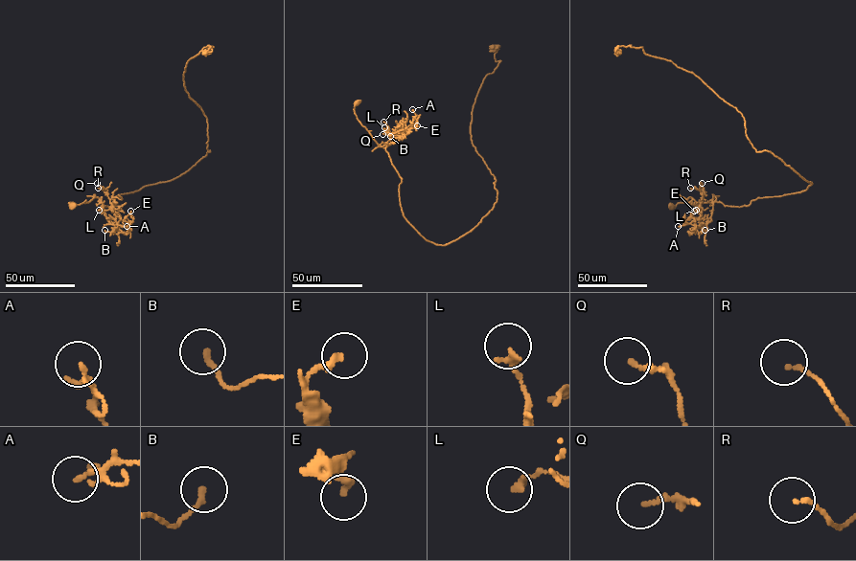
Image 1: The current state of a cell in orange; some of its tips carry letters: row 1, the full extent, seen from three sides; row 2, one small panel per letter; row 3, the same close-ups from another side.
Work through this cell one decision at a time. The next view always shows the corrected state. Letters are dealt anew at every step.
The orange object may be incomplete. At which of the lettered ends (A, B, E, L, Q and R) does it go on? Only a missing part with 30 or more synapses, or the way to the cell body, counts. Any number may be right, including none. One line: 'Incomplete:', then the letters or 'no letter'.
Incomplete: no letter

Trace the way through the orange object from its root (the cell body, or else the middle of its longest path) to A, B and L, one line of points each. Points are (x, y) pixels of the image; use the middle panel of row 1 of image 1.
A: (357, 102), (354, 109), (357, 120), (383, 147), (397, 142), (404, 131), (416, 124), (412, 109)
B: (357, 102), (354, 109), (357, 120), (379, 145), (385, 147), (402, 139), (407, 132), (402, 130), (390, 136)
L: (357, 102), (354, 109), (357, 120), (383, 147), (402, 133), (386, 133), (384, 127)

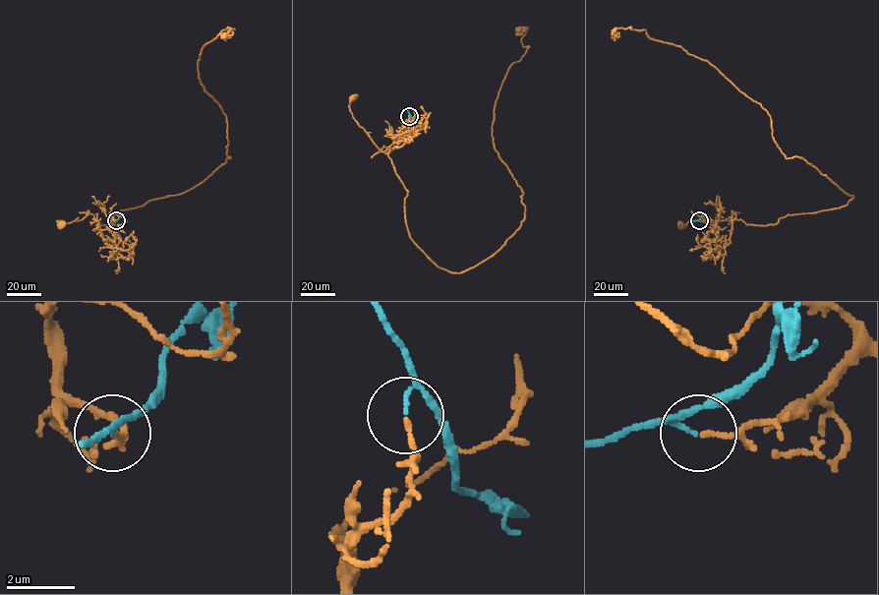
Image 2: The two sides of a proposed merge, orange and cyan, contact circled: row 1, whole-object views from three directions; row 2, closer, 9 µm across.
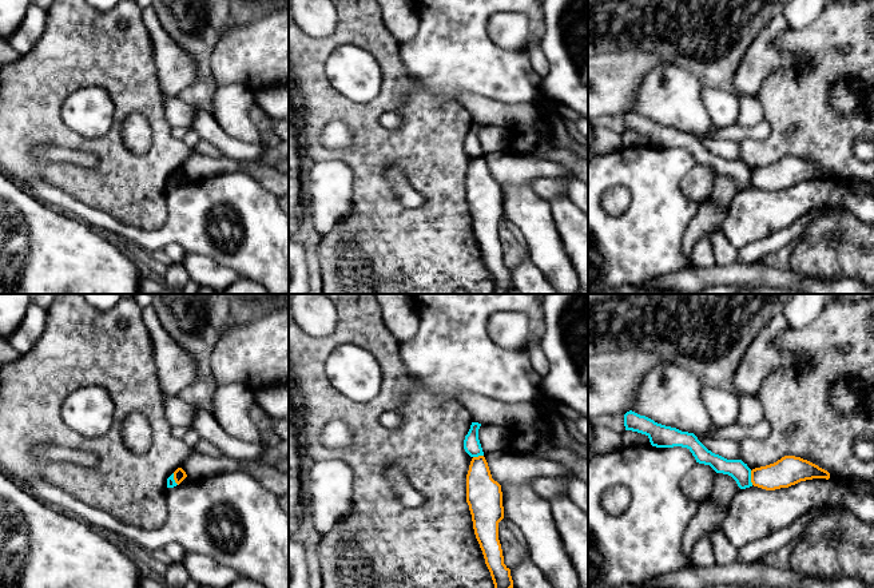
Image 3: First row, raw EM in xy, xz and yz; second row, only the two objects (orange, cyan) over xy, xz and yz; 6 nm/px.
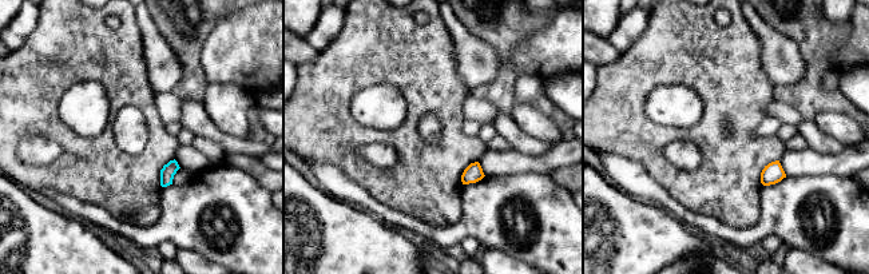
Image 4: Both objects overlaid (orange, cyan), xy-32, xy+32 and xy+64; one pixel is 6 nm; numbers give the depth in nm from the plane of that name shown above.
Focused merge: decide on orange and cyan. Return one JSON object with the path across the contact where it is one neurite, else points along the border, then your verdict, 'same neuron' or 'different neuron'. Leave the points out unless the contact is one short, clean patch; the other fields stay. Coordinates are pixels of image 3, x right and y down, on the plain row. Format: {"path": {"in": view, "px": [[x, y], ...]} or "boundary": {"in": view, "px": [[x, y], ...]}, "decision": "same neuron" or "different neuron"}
{"boundary": {"in": "yz", "px": [[750, 171], [750, 182], [753, 185]]}, "decision": "different neuron"}

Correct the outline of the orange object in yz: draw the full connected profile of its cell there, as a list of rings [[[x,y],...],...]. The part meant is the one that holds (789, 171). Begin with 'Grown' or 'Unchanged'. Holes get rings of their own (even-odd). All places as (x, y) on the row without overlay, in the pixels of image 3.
Unchanged. [[[784,156],[774,164],[751,171],[754,187],[775,191],[788,188],[800,182],[830,179],[830,174],[818,166],[795,156]]]

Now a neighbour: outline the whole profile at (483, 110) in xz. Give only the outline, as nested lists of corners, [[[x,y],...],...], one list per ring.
[[[462,94],[460,103],[470,114],[473,123],[485,126],[501,126],[505,128],[517,123],[528,126],[537,118],[537,111],[531,104],[505,104],[474,94]]]

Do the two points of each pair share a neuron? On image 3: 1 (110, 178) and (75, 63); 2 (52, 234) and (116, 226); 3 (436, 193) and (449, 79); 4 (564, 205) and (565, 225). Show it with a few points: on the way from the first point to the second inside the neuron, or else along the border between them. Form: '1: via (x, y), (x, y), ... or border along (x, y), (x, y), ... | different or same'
1: via (112, 146), (119, 118), (119, 92), (107, 80) | same
2: border along (66, 214), (86, 222), (103, 234) | different
3: border along (420, 82), (436, 95), (459, 103) | different
4: via (564, 210), (565, 219) | same

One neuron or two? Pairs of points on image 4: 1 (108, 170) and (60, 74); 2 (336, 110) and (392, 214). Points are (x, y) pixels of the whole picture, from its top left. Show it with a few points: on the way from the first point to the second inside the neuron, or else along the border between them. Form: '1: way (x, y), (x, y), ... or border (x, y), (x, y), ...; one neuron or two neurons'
1: way (82, 153), (50, 120), (50, 100); one neuron
2: border (362, 187), (381, 202), (417, 218); two neurons

